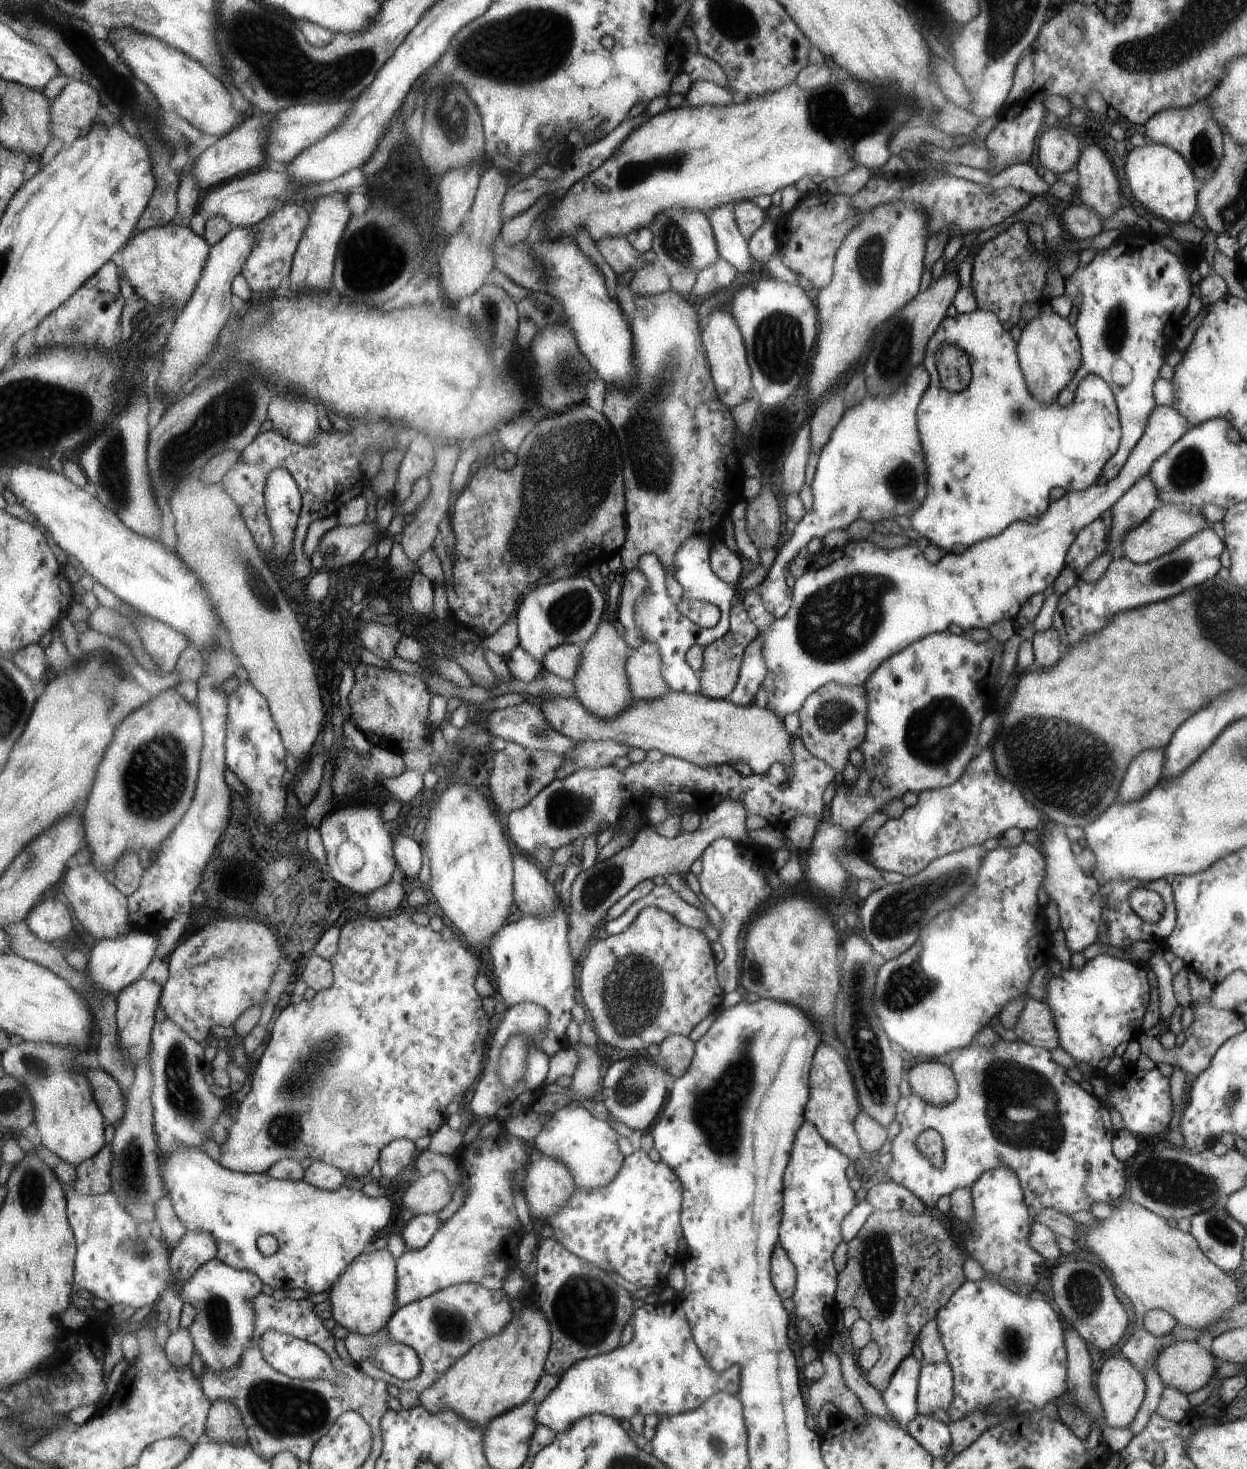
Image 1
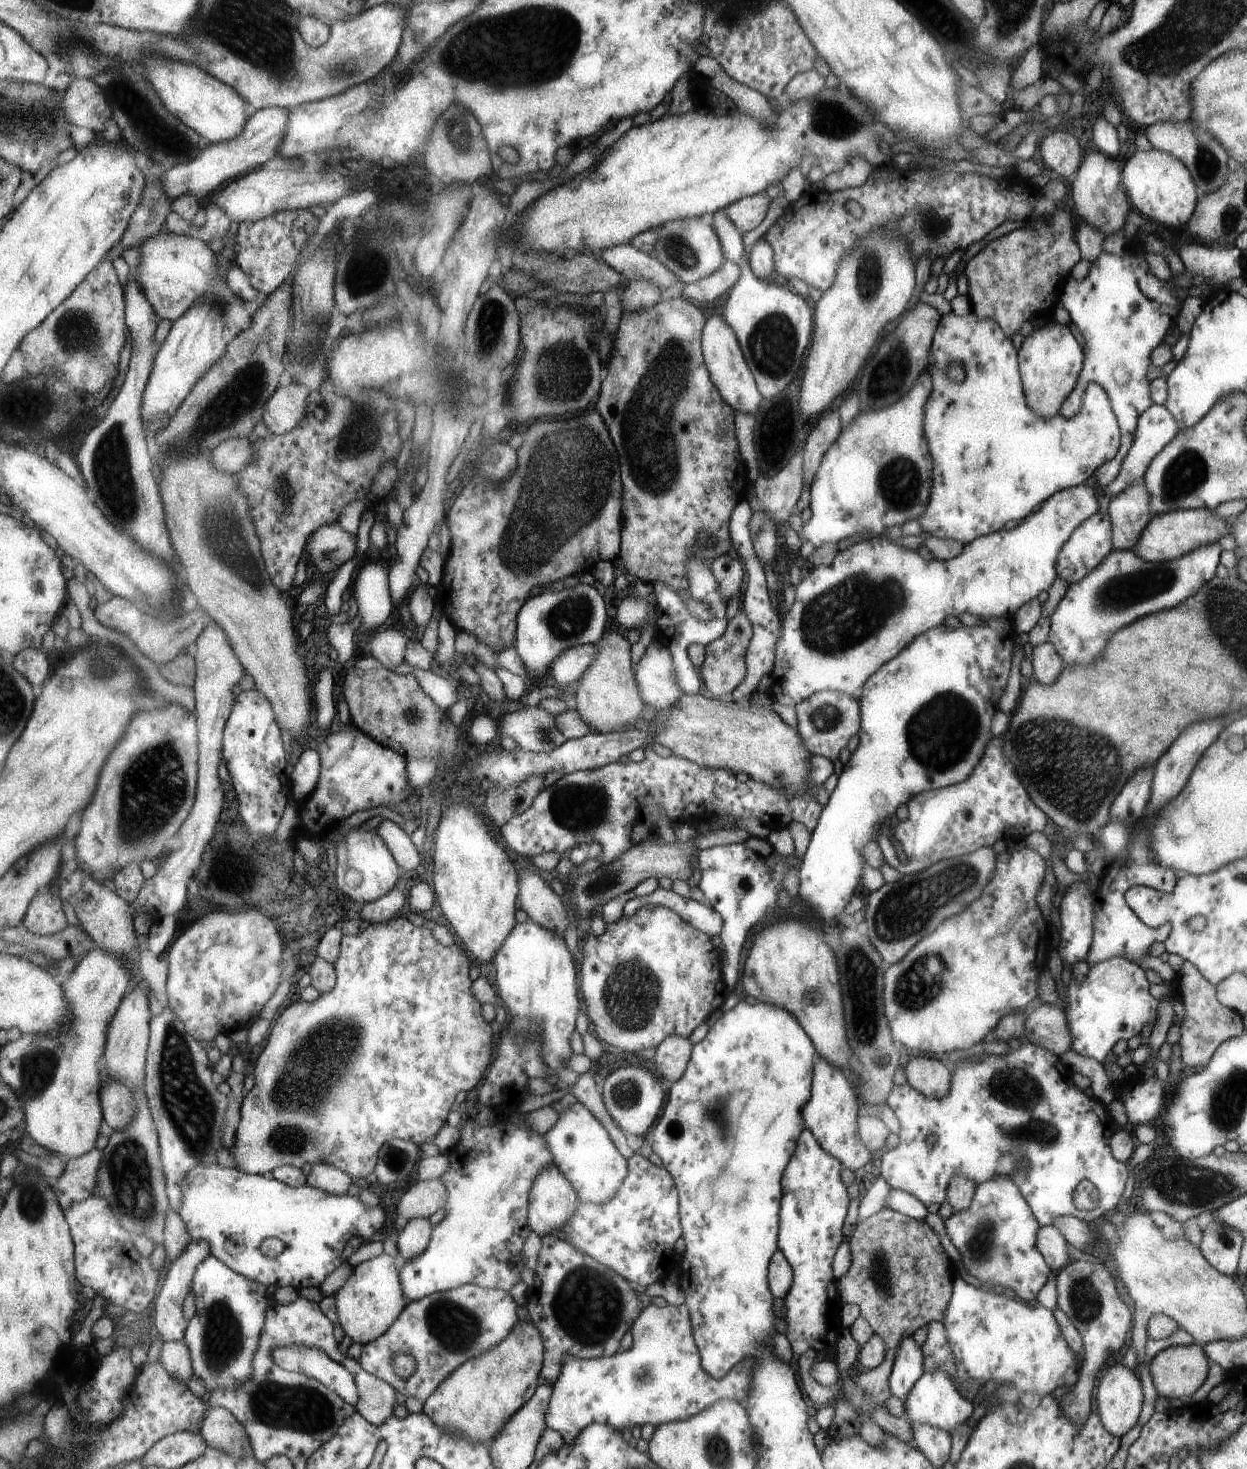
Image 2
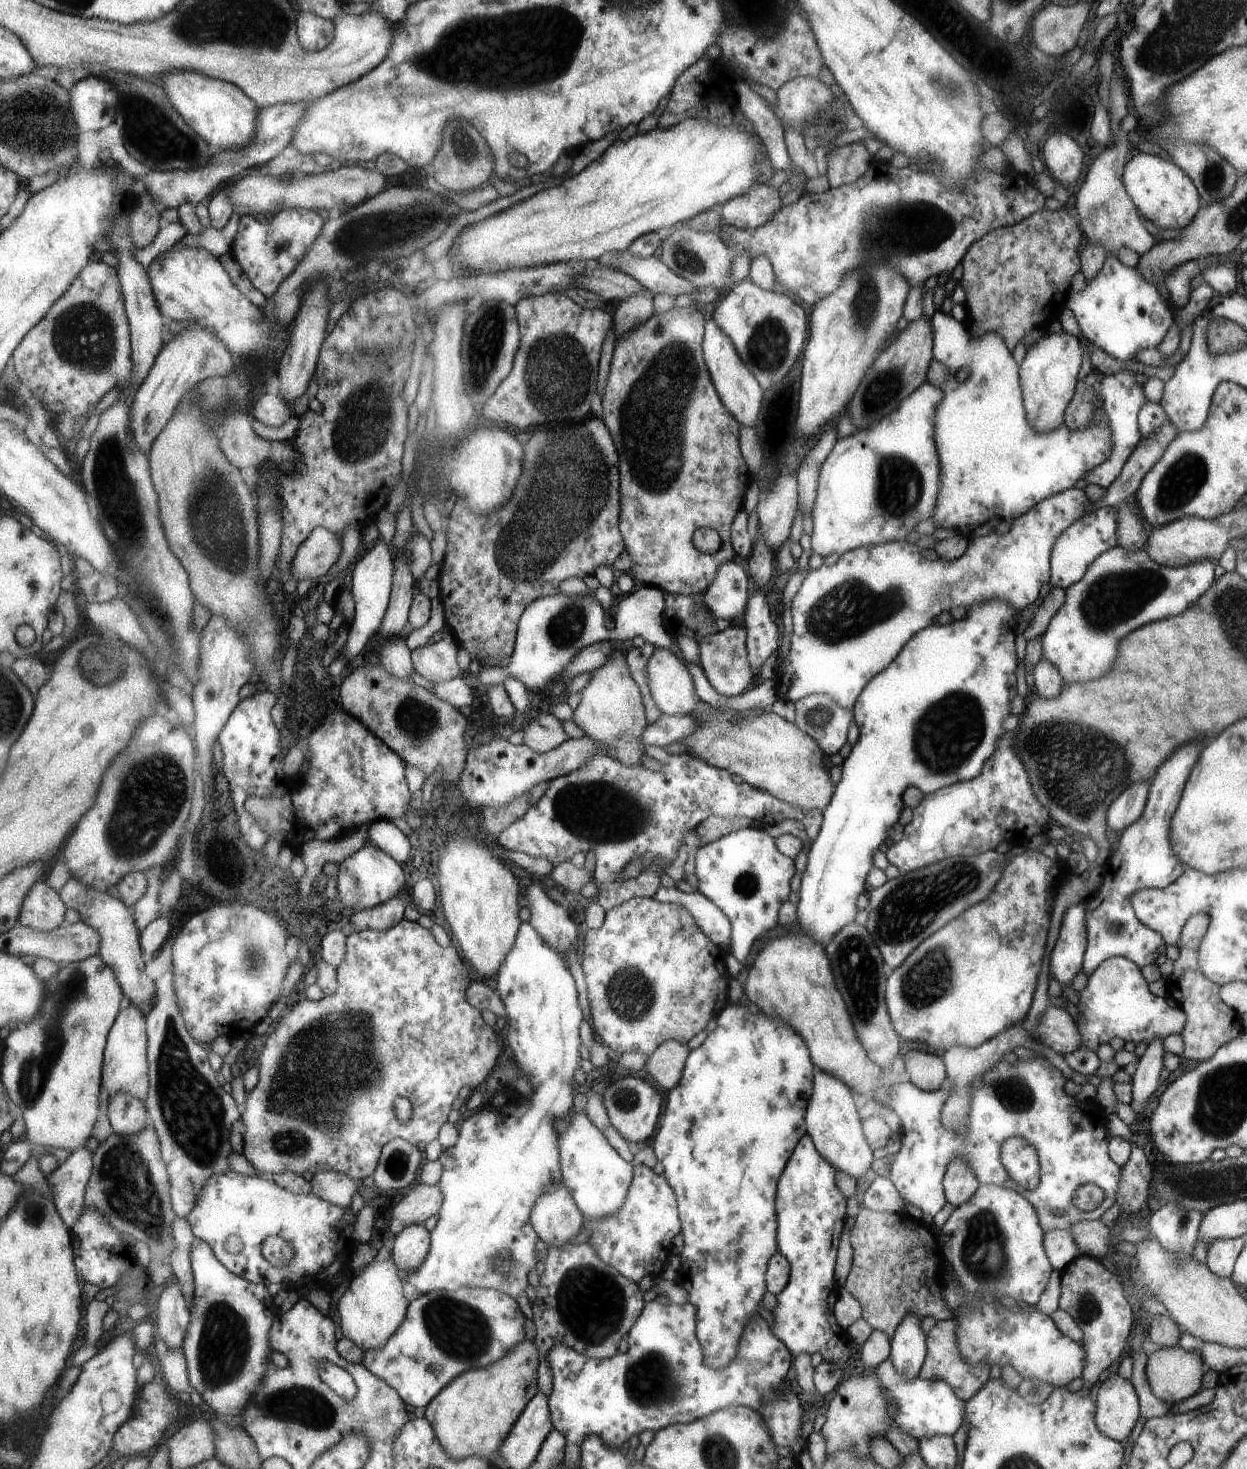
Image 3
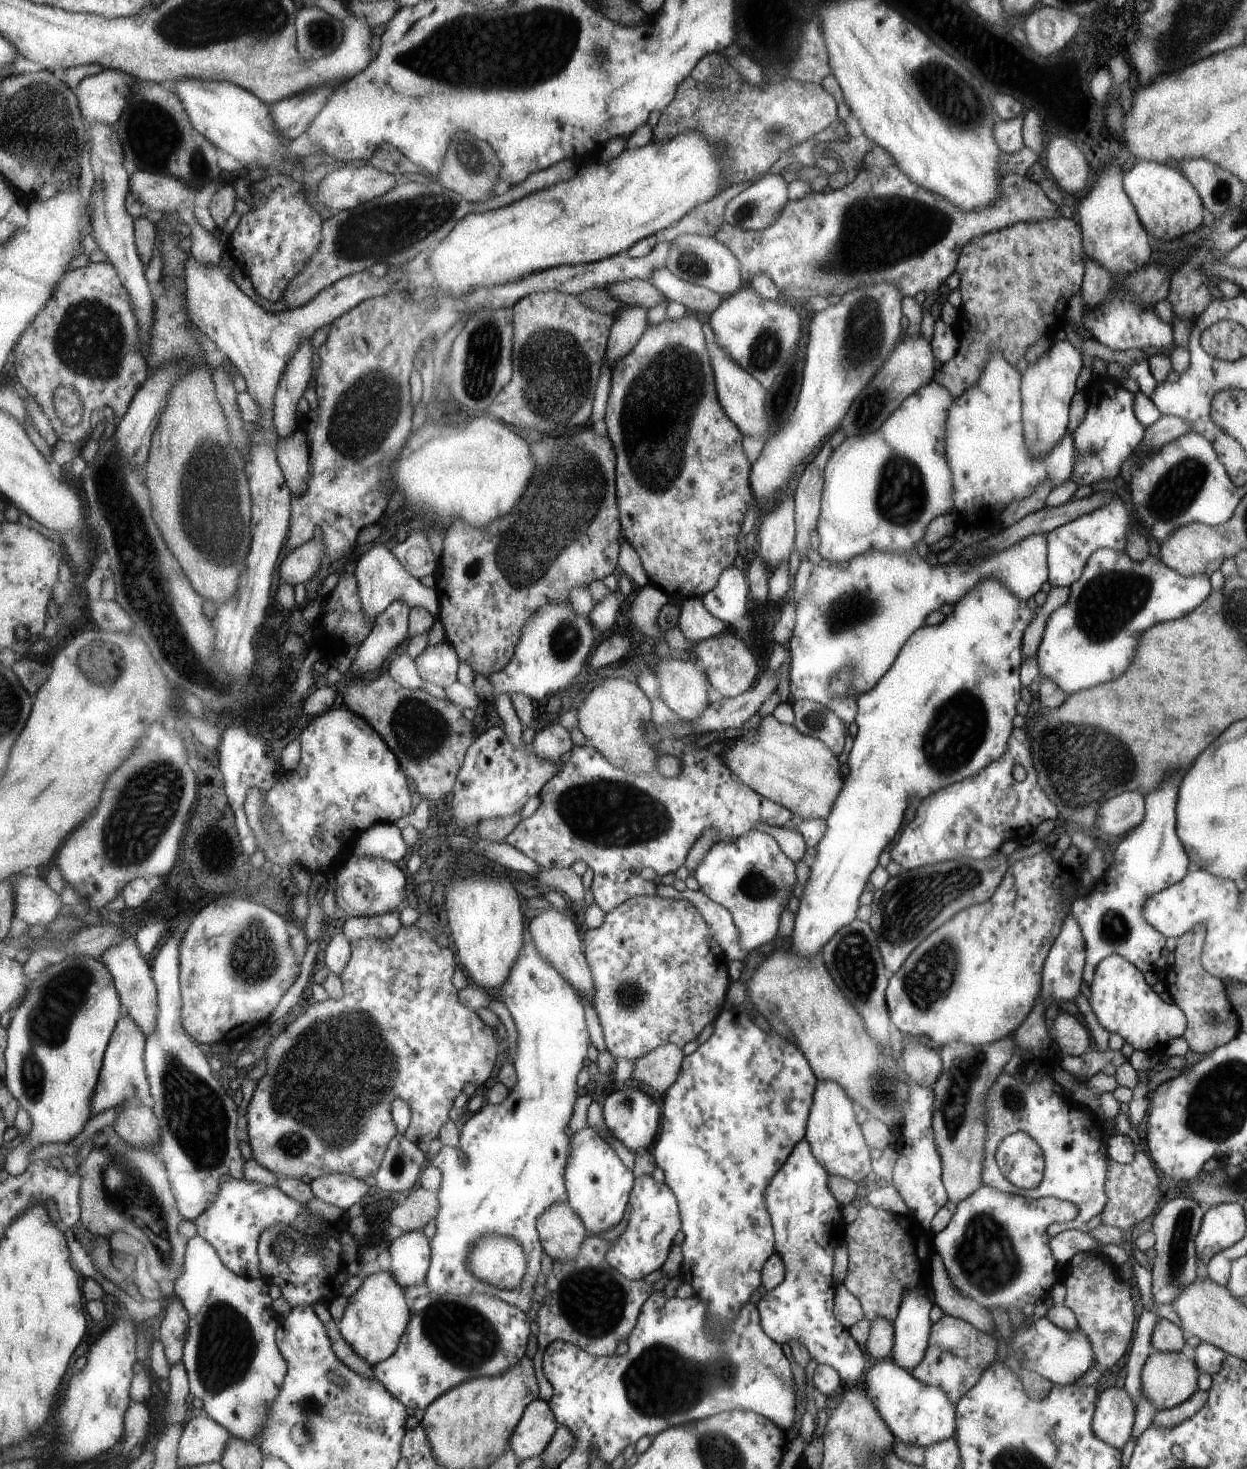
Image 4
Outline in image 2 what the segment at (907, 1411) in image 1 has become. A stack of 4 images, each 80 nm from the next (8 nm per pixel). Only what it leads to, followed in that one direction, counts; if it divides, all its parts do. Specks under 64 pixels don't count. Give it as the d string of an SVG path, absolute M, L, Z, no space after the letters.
M912 1337L901 1342L889 1374L888 1388L893 1397L905 1404L916 1382L923 1376L923 1352Z

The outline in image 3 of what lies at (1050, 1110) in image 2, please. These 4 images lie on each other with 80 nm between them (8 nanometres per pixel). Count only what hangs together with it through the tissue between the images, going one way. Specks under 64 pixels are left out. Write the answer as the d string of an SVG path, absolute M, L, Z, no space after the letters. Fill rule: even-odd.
M1039 1053L1034 1055L1035 1058L1031 1062L1017 1058L1013 1064L1009 1064L999 1060L999 1062L995 1062L995 1066L991 1066L989 1070L985 1070L983 1074L979 1074L971 1082L971 1086L969 1086L969 1110L967 1110L965 1126L961 1126L961 1130L941 1126L941 1108L945 1106L945 1100L949 1100L947 1096L949 1096L951 1088L925 1092L913 1086L910 1082L899 1082L887 1088L888 1108L899 1117L902 1129L900 1133L901 1148L896 1154L887 1157L889 1168L887 1168L886 1178L895 1186L902 1200L921 1208L921 1212L923 1212L921 1218L923 1218L925 1225L929 1224L932 1228L934 1215L946 1203L942 1180L947 1164L951 1164L955 1158L963 1160L971 1168L971 1172L973 1172L979 1184L1005 1186L1005 1188L1011 1188L1027 1199L1036 1210L1043 1232L1056 1229L1066 1230L1071 1222L1078 1222L1079 1220L1095 1221L1101 1219L1113 1209L1117 1198L1117 1188L1119 1188L1121 1182L1121 1166L1117 1166L1108 1155L1109 1135L1105 1128L1106 1114L1095 1102L1091 1104L1090 1100L1076 1100L1067 1096L1063 1092L1063 1082L1066 1082L1067 1078L1061 1076L1061 1080L1059 1080L1061 1072L1049 1062L1047 1062L1046 1068L1045 1058L1039 1056ZM1016 1136L1024 1138L1027 1144L1031 1145L1036 1151L1039 1179L1037 1186L1033 1186L1033 1188L1023 1188L1021 1184L1011 1180L1000 1162L1001 1144L1006 1139ZM1086 1182L1095 1184L1104 1193L1101 1204L1090 1212L1079 1211L1071 1203L1075 1188Z

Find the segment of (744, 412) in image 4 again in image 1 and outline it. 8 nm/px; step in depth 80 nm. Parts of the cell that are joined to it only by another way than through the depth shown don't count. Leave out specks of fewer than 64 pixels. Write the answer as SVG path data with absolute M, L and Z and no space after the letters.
M711 312L709 320L701 333L701 342L705 347L707 361L709 361L712 381L714 382L716 395L725 405L733 408L749 401L755 396L754 388L751 388L752 380L749 380L749 365L745 364L745 351L743 350L743 335L737 328L733 317L727 312Z

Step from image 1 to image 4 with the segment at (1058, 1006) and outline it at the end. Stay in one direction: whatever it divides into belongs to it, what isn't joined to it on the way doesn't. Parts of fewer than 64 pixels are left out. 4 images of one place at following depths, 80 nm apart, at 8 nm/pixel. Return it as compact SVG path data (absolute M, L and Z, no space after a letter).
M1120 955L1103 958L1096 966L1091 984L1089 1005L1094 1010L1098 1024L1109 1034L1119 1035L1134 1050L1152 1054L1162 1050L1169 1040L1181 1038L1188 1027L1184 1012L1174 1003L1165 1004L1158 994L1145 984L1143 973Z

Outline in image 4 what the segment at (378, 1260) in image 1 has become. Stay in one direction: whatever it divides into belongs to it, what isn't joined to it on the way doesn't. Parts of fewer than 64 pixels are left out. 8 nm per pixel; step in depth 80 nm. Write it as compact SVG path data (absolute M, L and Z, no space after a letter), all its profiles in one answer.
M379 1270L365 1277L361 1286L347 1298L339 1328L345 1342L357 1355L375 1366L395 1354L411 1318L412 1310L405 1298L405 1288L401 1288L390 1270Z

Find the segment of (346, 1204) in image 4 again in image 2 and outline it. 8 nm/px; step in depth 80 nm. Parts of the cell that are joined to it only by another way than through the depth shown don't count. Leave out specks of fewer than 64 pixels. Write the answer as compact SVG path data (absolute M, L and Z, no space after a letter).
M323 1162L313 1165L308 1174L309 1186L325 1190L330 1194L343 1196L349 1192L351 1184L355 1183L355 1179L347 1172Z

